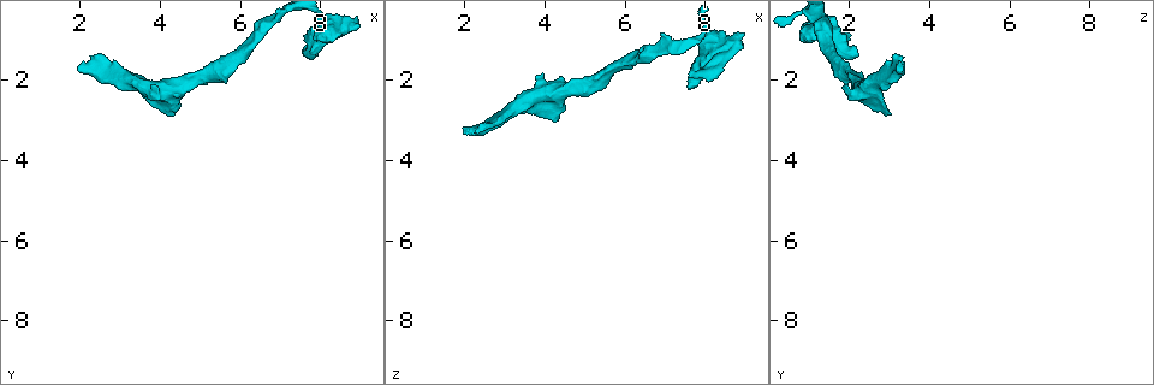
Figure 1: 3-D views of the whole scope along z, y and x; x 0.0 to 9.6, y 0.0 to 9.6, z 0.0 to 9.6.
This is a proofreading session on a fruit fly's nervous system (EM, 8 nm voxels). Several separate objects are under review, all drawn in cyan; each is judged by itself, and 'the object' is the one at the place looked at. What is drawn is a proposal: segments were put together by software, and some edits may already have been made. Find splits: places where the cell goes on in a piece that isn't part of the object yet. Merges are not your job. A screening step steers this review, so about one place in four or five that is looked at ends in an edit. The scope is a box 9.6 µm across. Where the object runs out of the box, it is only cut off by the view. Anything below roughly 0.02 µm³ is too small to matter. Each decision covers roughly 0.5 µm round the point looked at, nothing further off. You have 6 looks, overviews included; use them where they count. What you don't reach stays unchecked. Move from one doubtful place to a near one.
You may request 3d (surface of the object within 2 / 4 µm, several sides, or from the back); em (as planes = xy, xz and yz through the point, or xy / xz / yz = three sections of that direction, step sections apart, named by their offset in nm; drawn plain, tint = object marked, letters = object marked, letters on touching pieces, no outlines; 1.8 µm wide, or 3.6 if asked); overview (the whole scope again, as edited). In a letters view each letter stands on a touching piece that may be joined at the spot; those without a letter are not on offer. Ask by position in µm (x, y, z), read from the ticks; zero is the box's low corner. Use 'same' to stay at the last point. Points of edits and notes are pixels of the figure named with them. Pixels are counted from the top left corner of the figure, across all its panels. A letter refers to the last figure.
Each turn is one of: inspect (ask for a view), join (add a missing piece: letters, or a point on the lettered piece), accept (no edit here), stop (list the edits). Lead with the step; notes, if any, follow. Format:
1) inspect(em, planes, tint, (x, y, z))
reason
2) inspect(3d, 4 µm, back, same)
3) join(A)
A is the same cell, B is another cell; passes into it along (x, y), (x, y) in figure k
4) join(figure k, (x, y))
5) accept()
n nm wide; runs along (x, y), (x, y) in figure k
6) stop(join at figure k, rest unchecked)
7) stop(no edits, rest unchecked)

inspect(em, planes, letters, (7.65, 1.40, 2.25))
an open end

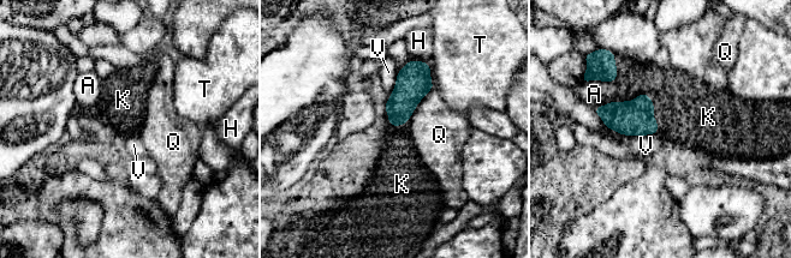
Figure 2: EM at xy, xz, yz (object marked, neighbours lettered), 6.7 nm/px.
join(figure 2, (687, 104))
K is the same cell, A, H, Q, T and V are other cells; passes into it along (635, 118), (652, 102), (687, 104) in figure 2; it goes on there

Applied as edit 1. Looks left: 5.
inspect(3d, 4 µm, (4.25, 2.90, 3.10))
an open end

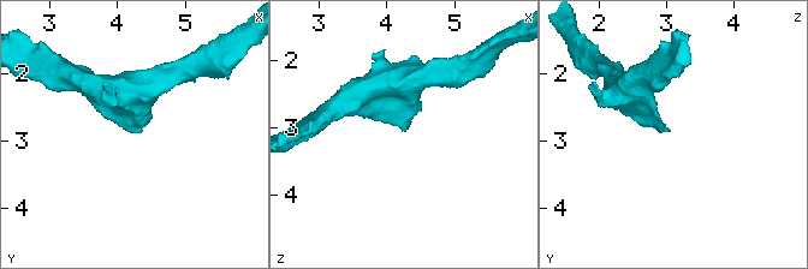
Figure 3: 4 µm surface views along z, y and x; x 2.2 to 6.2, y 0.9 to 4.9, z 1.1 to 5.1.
inspect(em, planes, letters, (4.20, 2.85, 3.05))

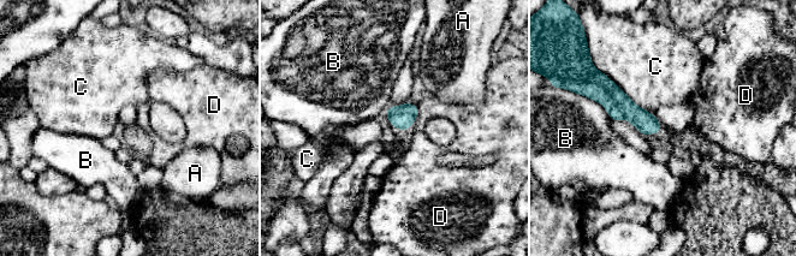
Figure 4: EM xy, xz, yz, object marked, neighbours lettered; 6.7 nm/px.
accept()
150 nm wide; A, B, C and D are other cells; border along (604, 73), (634, 102), (653, 114) in figure 4; none of them fits

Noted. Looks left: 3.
inspect(3d, 2 µm, (1.95, 1.75, 3.25))
an open end

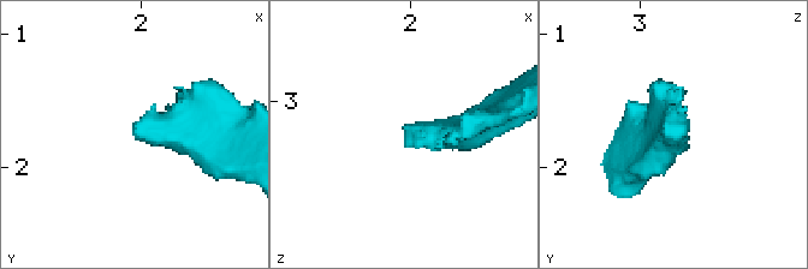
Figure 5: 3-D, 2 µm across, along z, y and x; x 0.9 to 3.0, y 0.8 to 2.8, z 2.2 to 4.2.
inspect(em, xy, step 4, letters, (1.94, 1.76, 3.18))

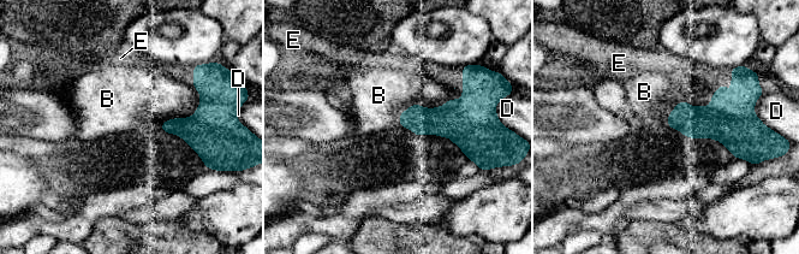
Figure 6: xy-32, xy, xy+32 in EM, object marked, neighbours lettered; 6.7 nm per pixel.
join(figure 6, (685, 80))
180 nm wide; E is the same cell, B and D are other cells; the cell continues

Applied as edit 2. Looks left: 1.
stop(join at figure 2, join at figure 6, rest unchecked)

